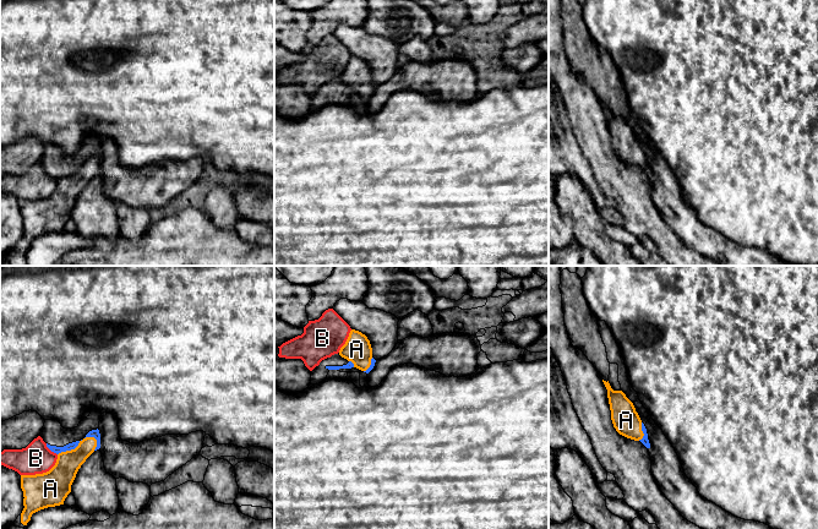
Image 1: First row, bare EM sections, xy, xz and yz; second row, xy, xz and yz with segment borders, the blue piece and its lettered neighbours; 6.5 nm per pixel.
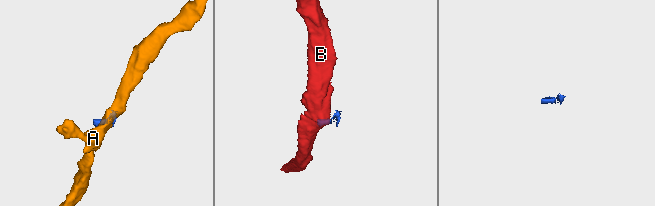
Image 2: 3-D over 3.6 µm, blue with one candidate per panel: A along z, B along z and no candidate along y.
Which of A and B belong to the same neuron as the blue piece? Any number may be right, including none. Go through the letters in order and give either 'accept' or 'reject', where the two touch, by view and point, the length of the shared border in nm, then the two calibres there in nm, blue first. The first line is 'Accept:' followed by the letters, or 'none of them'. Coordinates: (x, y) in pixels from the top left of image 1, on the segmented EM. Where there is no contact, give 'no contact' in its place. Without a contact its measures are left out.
Accept: none of them
A: reject; meets blue in xy at (70, 450); contact 190 nm long; 50 nm thick on the blue side, 200 nm on the other
B: reject; meets blue in xy at (50, 450); contact 110 nm long; 50 nm thick on the blue side, 200 nm on the other

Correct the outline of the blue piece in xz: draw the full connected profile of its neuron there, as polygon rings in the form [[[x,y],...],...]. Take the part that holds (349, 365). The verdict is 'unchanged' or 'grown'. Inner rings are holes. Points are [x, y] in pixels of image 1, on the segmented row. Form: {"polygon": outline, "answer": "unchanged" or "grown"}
{"polygon": [[[338,354],[332,355],[320,362],[311,371],[311,385],[320,385],[325,380],[348,380],[358,388],[369,387],[367,373],[373,369],[376,360],[371,359],[371,365],[366,371],[361,371],[354,366],[351,361]]], "answer": "grown"}

